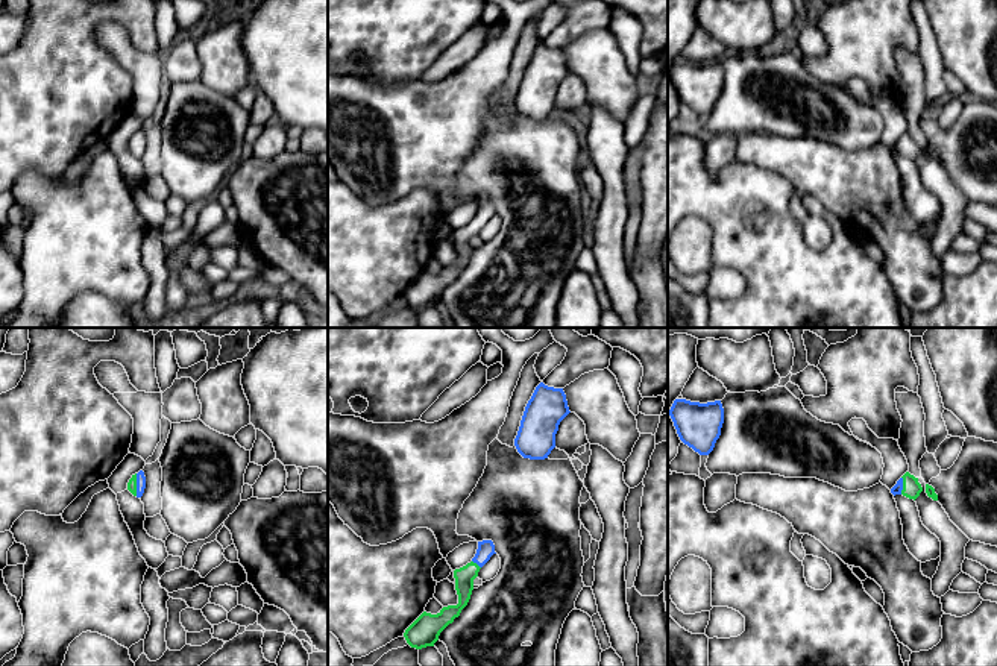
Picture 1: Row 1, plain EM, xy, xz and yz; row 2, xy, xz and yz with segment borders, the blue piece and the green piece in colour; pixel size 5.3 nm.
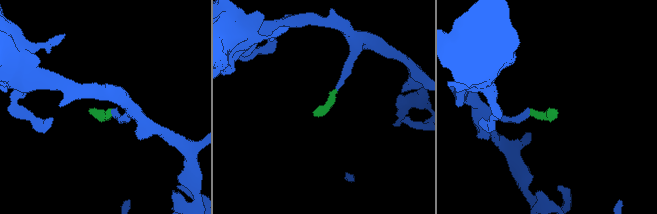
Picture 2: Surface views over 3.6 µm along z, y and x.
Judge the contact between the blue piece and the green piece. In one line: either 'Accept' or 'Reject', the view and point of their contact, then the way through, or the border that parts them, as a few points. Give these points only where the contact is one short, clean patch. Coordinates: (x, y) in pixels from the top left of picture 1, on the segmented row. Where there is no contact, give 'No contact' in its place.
Accept. Touches blue at xy (137, 484). Path across: xy (140, 477), (137, 484), (132, 483)

